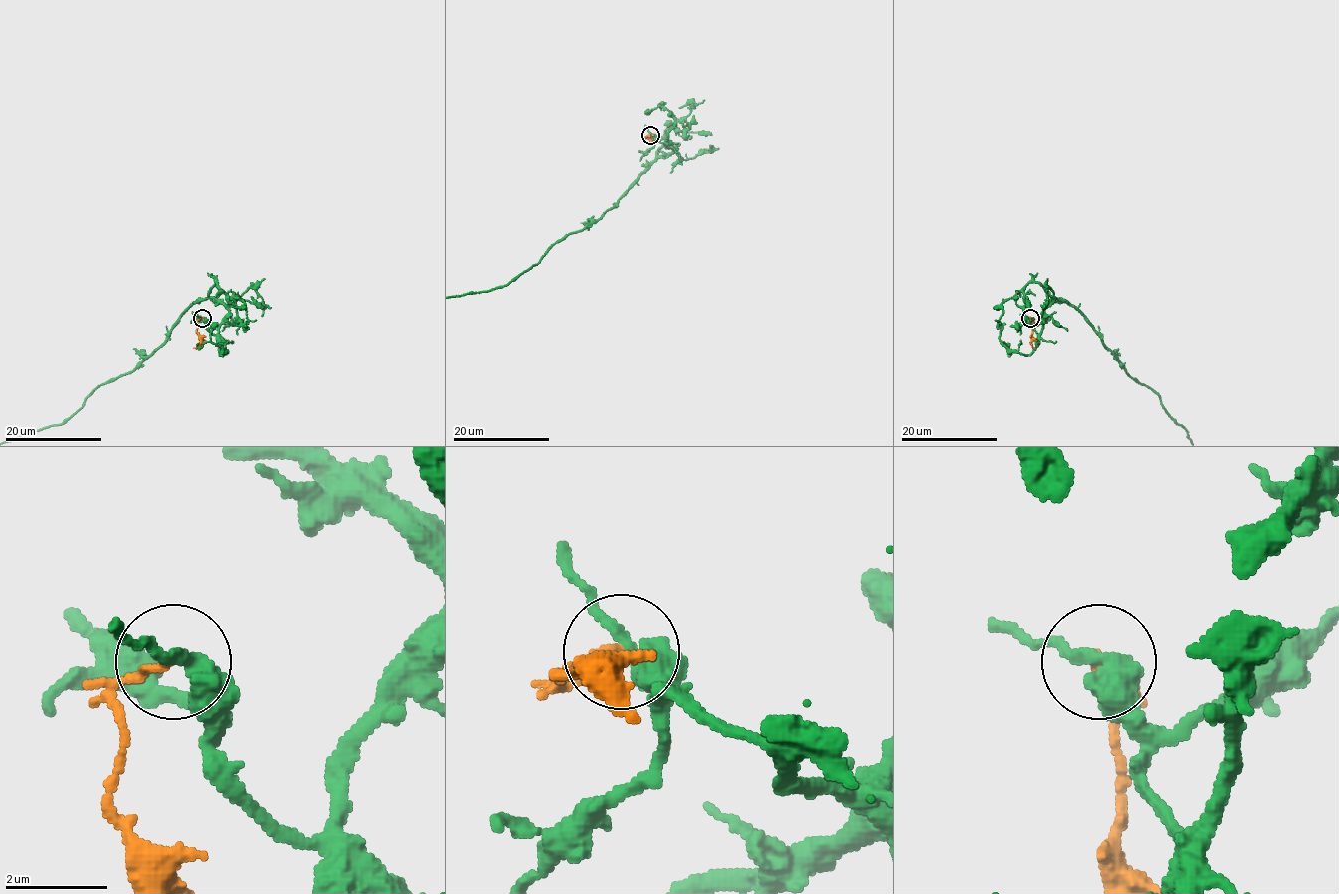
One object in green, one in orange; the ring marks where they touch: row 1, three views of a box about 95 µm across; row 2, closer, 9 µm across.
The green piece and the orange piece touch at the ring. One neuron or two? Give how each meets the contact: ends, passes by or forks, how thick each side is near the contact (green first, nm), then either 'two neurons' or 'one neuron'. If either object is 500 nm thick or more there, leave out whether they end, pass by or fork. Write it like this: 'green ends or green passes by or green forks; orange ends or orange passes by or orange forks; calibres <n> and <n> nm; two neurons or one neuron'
green passes by; orange ends; calibres 280 and 180 nm; two neurons

